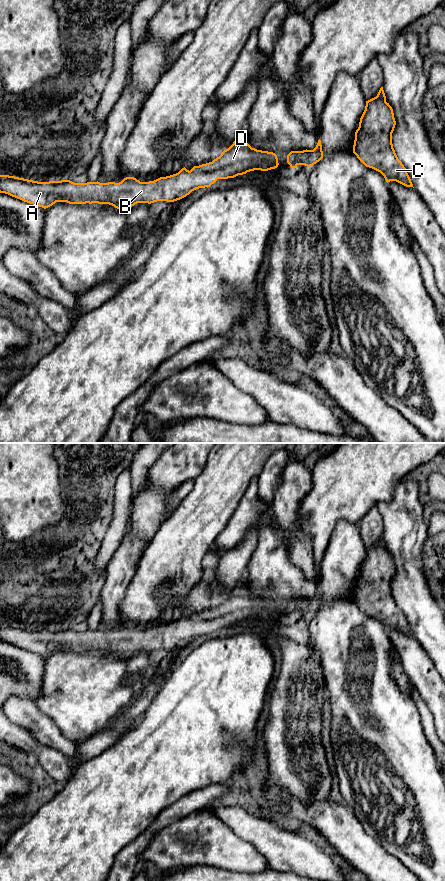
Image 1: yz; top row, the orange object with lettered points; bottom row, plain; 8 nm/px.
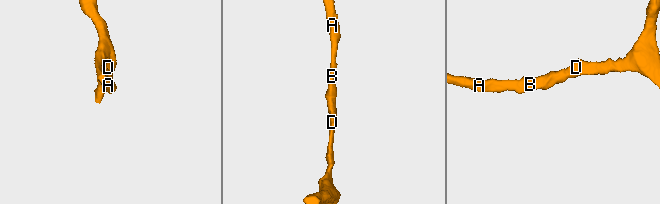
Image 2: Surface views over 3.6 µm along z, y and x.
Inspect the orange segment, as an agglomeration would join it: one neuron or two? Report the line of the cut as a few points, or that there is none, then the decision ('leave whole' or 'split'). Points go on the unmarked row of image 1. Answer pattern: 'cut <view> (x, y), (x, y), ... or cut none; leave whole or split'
cut none; leave whole

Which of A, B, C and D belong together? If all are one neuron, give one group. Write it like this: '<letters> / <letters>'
A B C D

